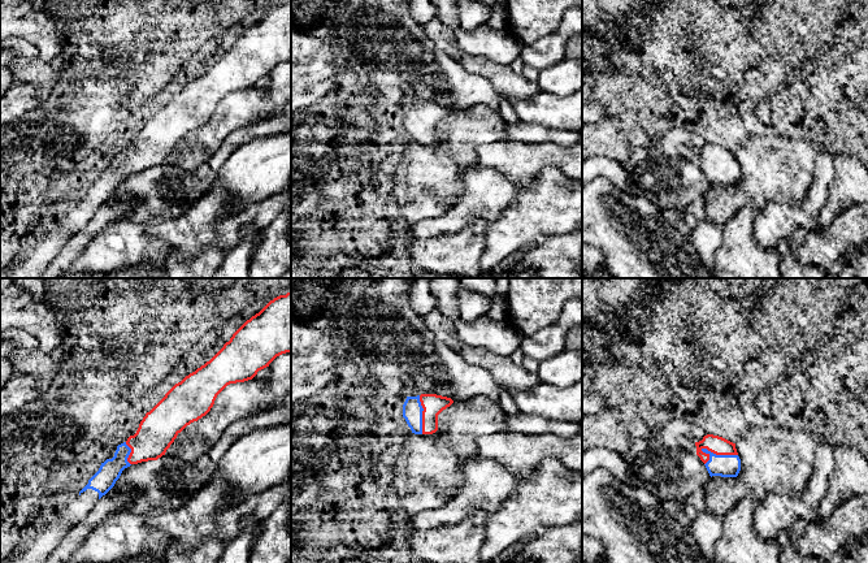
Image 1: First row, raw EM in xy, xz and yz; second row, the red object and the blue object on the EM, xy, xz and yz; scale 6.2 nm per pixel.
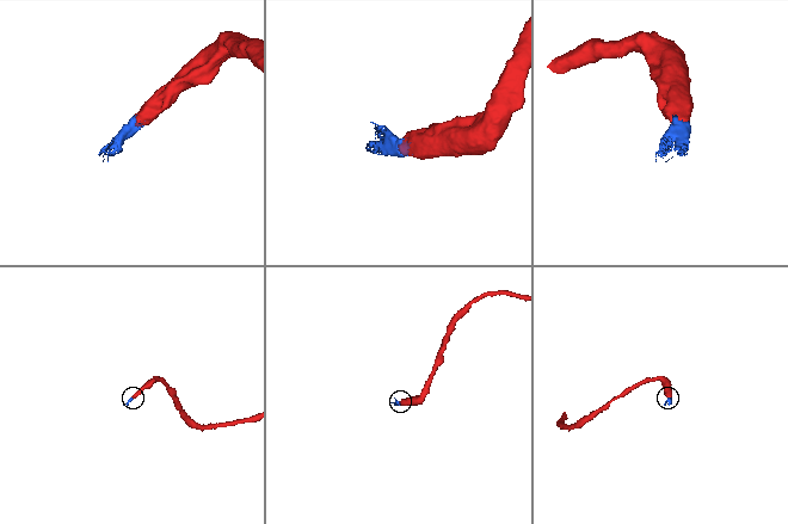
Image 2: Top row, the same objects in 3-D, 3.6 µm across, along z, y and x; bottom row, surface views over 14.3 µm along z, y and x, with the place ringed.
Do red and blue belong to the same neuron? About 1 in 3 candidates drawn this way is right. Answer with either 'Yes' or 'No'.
Yes

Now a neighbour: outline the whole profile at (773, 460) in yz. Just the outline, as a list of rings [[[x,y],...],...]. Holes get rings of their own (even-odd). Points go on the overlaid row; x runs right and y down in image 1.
[[[761,425],[748,428],[735,442],[741,459],[737,477],[712,476],[706,485],[706,511],[724,517],[729,510],[746,497],[754,497],[756,503],[768,494],[799,497],[813,469],[816,441],[808,432]]]

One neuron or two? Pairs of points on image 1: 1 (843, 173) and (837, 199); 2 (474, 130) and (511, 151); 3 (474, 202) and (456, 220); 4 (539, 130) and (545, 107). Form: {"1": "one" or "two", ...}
{"1": "one", "2": "two", "3": "one", "4": "two"}

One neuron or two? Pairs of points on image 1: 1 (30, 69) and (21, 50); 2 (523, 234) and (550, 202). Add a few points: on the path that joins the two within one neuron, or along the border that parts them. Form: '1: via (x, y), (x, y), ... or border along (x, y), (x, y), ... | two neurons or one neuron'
1: border along (16, 56), (37, 57) | two neurons
2: via (525, 226), (542, 209) | one neuron

